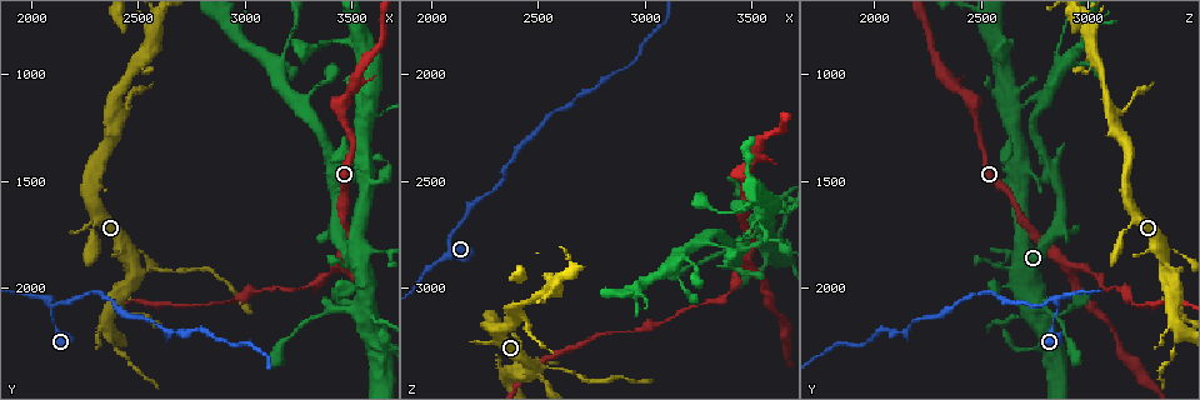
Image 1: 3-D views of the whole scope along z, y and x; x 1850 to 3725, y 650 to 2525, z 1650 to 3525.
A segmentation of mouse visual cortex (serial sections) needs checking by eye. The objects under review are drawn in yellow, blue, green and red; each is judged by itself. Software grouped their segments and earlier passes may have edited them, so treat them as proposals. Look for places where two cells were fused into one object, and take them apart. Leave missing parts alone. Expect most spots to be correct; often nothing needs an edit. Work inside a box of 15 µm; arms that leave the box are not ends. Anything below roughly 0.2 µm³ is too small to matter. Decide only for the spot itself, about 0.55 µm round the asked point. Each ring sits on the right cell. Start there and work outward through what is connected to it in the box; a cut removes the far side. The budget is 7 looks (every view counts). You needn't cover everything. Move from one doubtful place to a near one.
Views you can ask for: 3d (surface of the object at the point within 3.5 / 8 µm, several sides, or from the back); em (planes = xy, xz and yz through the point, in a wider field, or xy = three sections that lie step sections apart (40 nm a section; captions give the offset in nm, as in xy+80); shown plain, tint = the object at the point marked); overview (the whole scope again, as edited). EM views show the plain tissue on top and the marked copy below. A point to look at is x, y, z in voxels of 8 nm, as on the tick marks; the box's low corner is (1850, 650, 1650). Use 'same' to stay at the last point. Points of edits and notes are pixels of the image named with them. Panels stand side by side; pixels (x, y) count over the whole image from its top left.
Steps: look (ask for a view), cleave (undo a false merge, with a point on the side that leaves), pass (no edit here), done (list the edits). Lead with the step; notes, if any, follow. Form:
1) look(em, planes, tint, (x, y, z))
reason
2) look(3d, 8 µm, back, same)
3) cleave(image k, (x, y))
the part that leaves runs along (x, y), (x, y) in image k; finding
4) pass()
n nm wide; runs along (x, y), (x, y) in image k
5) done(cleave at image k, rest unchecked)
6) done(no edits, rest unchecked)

look(3d, 3.5 µm, (3510, 2110, 2770))
sharp bend

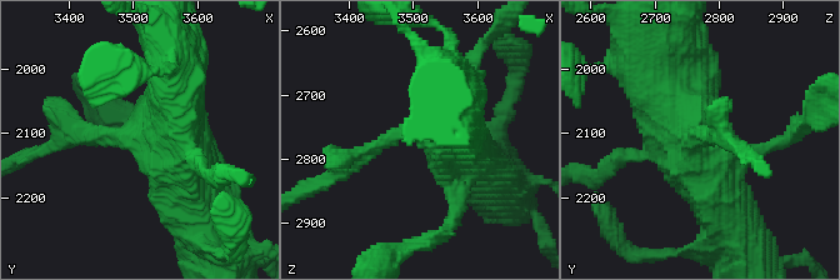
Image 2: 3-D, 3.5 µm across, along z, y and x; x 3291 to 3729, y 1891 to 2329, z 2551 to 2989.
look(em, xy, step 2, tint, (3500, 2105, 2760))

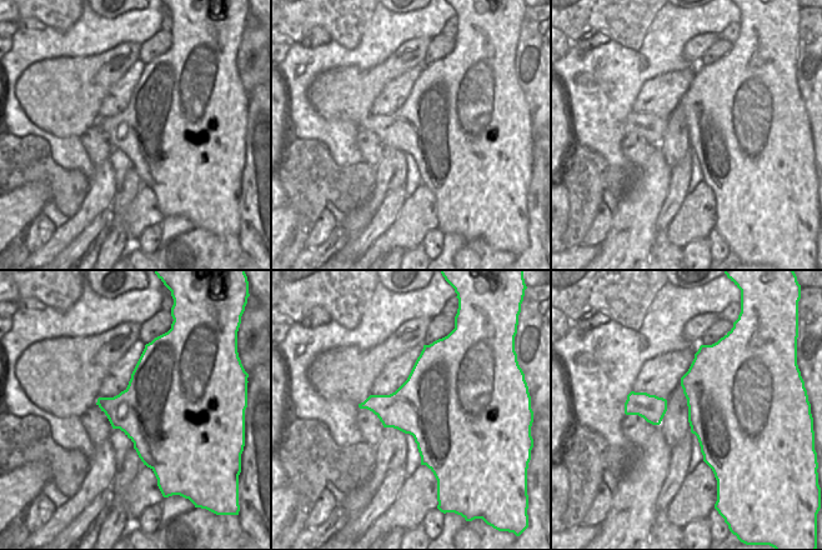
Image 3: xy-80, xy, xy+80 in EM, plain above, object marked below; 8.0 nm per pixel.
pass()
runs along (660, 55), (718, 198) in image 2; continuous, no second cell

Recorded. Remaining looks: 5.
look(3d, 3.5 µm, back, (2070, 2060, 2850))
abrupt turn

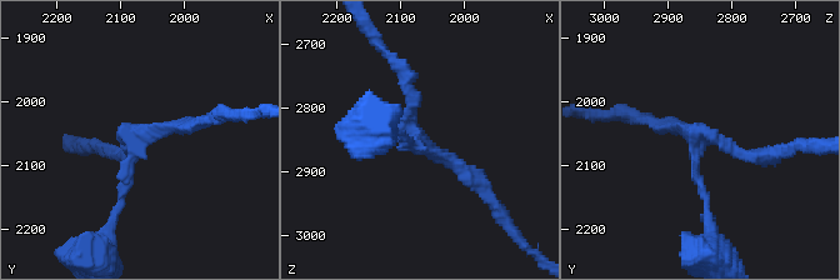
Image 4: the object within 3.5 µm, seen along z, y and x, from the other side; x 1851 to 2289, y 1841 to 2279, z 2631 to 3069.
look(em, xy, step 5, tint, (2080, 2065, 2850))
3 arms; arms of 100, 150, 200 nm

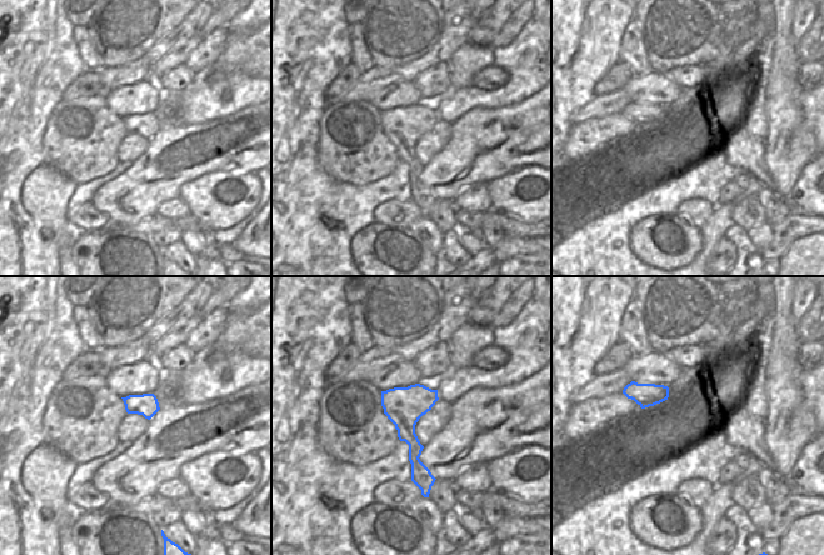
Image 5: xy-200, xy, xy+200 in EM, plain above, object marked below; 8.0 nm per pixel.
pass()
runs along (708, 214), (695, 176), (704, 134), (765, 156) in image 4; continuous, no second cell

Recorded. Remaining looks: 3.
look(3d, 3.5 µm, back, (2420, 2100, 3390))
sharp bend

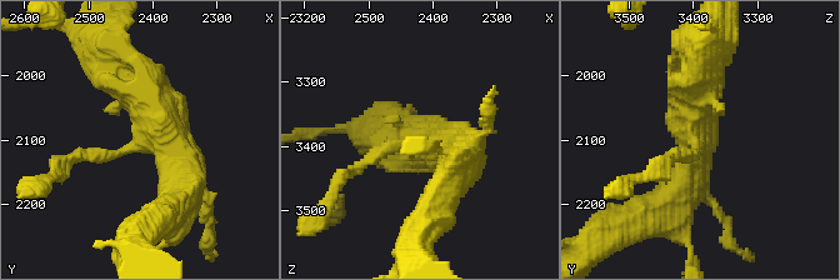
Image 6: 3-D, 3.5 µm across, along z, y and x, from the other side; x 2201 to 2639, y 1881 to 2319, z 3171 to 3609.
look(em, xy, step 3, tint, (2420, 2100, 3400))
3 arms; arms of 200, 450, 450 nm

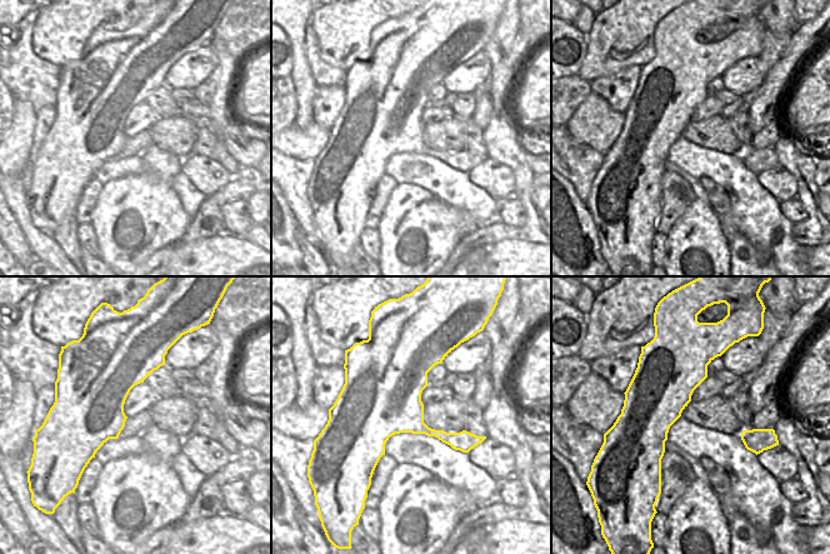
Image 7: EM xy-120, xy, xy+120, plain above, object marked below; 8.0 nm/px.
pass()
runs along (103, 58), (184, 158), (180, 196) in image 6; all the same cell

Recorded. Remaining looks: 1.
done(no edits, rest unchecked)

